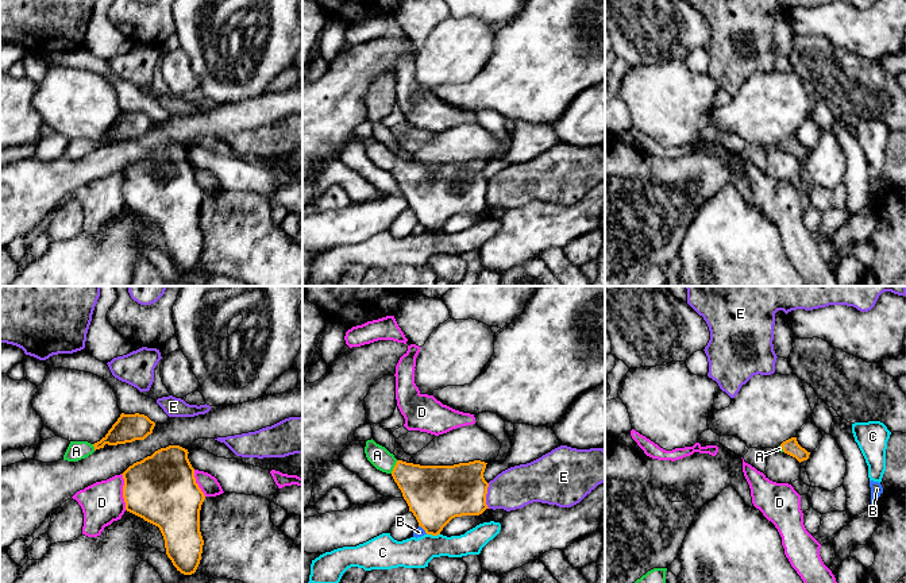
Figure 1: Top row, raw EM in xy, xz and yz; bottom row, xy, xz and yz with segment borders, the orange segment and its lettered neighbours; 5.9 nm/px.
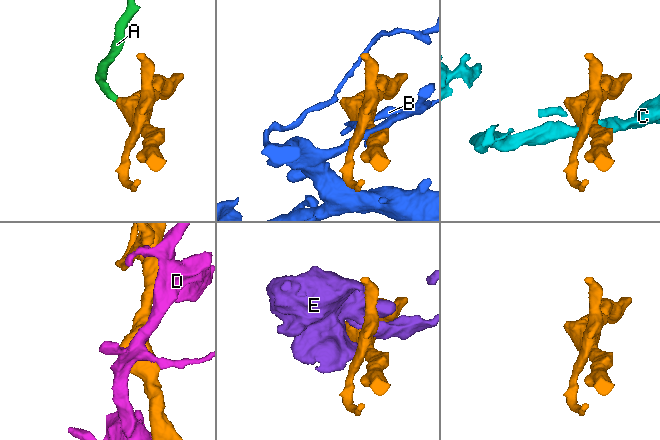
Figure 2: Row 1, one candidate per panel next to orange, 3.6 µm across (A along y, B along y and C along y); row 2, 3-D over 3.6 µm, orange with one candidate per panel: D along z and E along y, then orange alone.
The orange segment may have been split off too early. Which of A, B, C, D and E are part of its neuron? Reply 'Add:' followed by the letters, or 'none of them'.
Add: A

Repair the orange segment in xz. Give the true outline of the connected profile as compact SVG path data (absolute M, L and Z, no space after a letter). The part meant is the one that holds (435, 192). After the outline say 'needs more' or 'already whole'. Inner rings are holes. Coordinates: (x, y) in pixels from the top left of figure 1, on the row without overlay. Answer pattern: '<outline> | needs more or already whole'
M373 136L366 139L367 158L390 171L427 232L437 233L455 215L479 213L487 205L489 181L483 175L485 159L454 163L420 163L397 158Z | needs more

